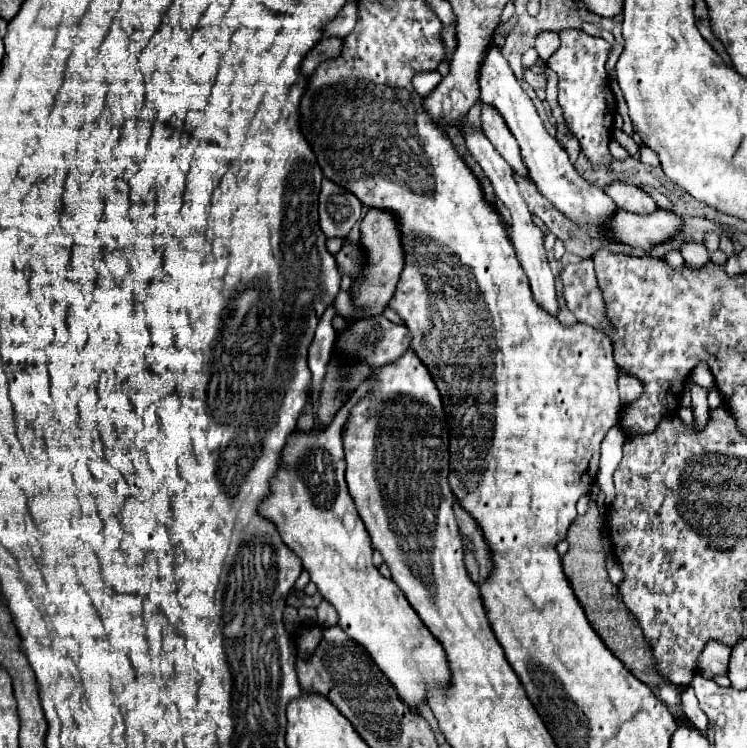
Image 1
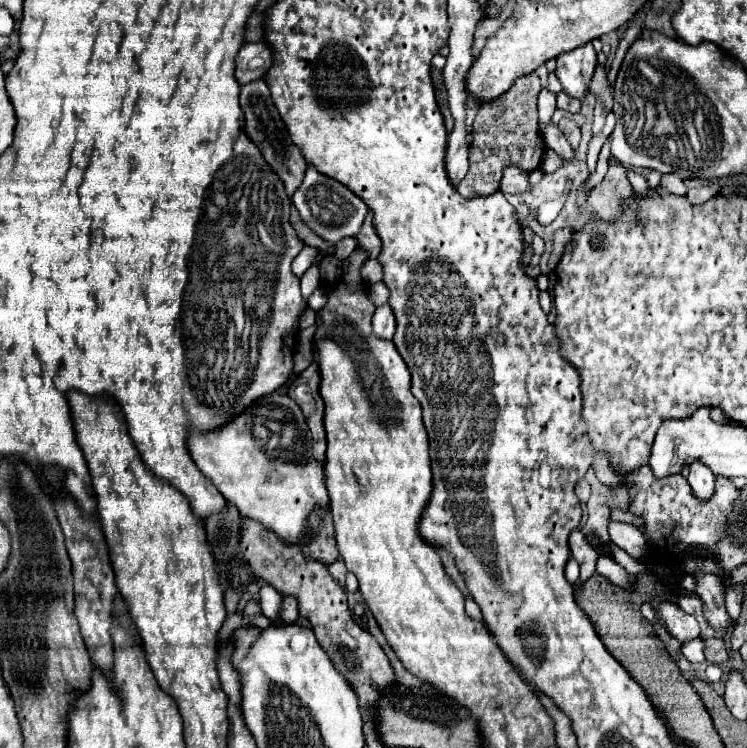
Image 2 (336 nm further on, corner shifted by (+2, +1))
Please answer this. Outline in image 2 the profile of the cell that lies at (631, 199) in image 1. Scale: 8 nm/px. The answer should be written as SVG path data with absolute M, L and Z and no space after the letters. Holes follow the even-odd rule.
M552 120L544 126L542 134L544 134L544 142L546 142L546 146L548 146L550 150L554 150L562 160L570 160L570 158L574 156L574 150L572 150L570 144L564 140L562 132L558 130L558 126L556 126Z

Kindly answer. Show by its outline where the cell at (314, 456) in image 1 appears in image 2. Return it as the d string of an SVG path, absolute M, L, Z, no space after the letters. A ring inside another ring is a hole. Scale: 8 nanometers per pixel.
M286 394L260 396L230 424L212 432L190 432L188 452L200 472L212 480L220 494L232 502L242 516L272 528L286 542L300 544L308 514L314 506L328 506L324 466L306 448L312 434L300 406Z

